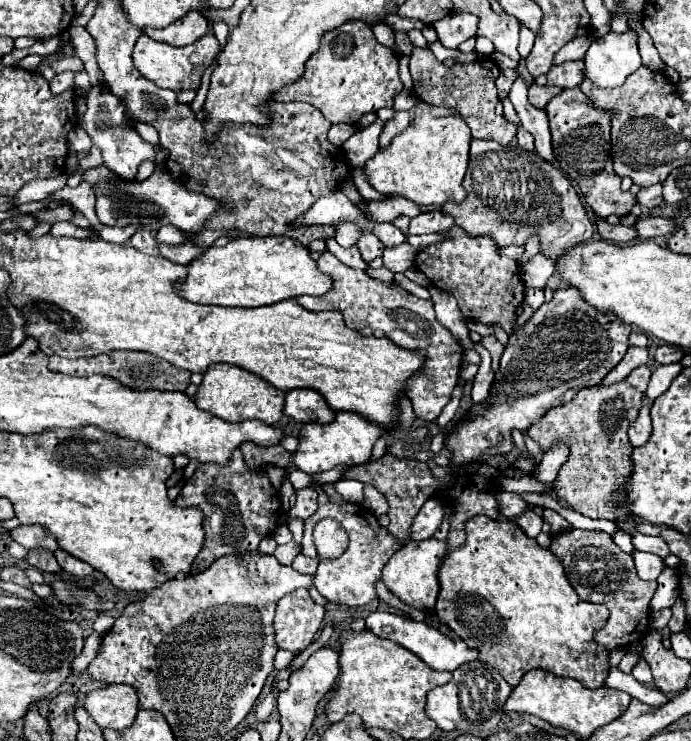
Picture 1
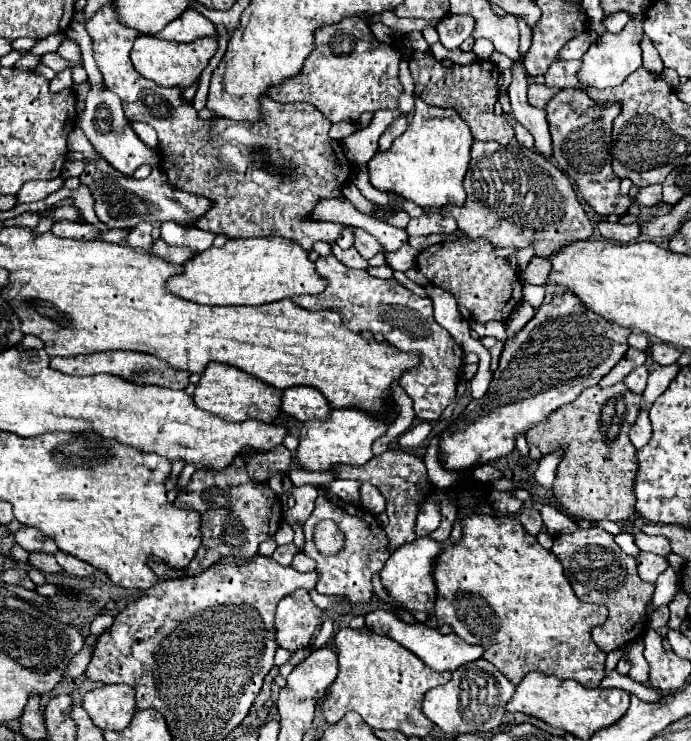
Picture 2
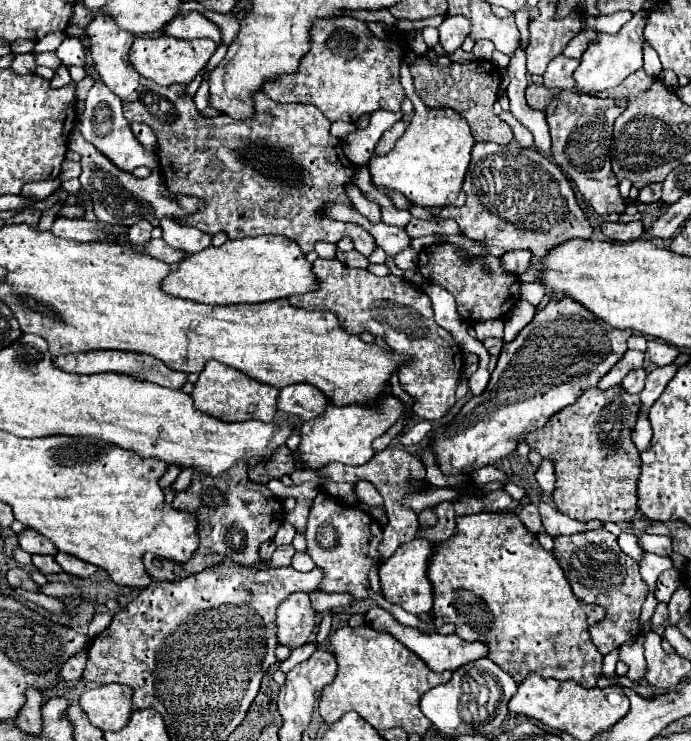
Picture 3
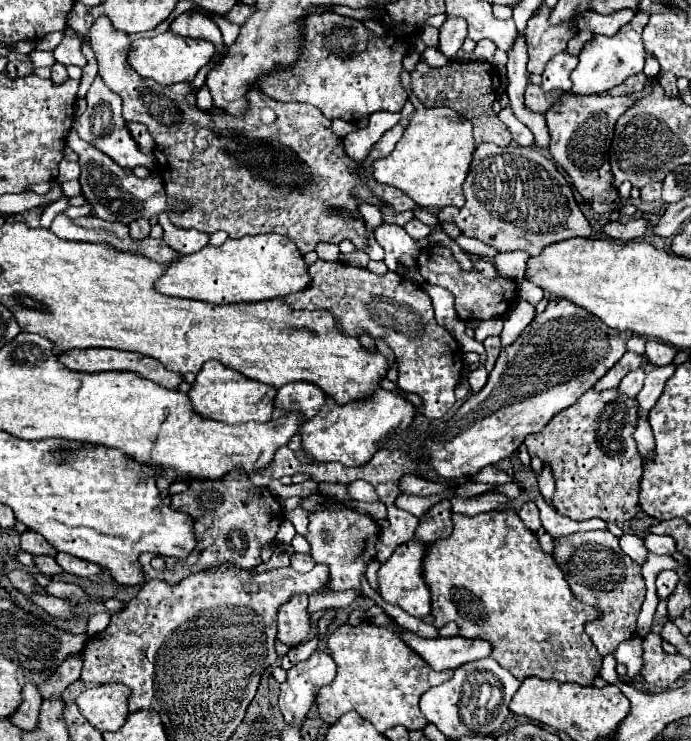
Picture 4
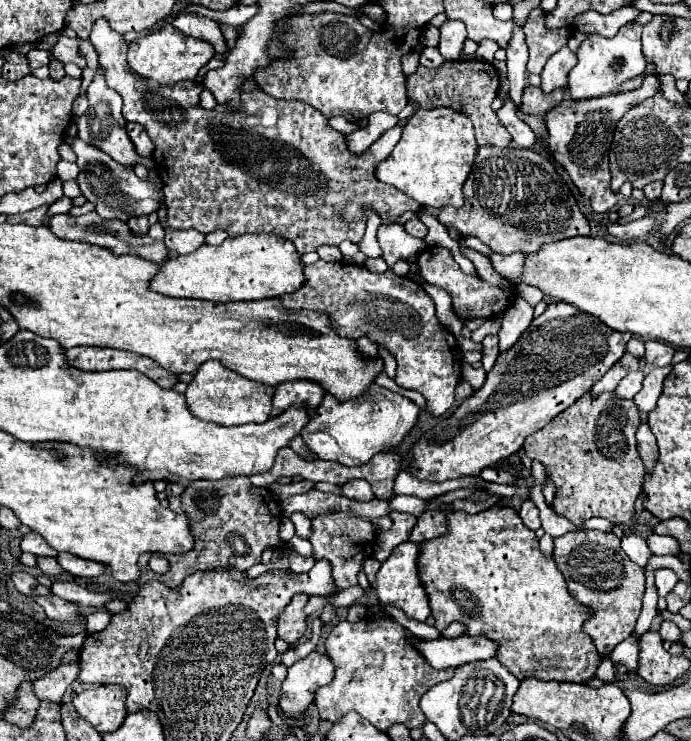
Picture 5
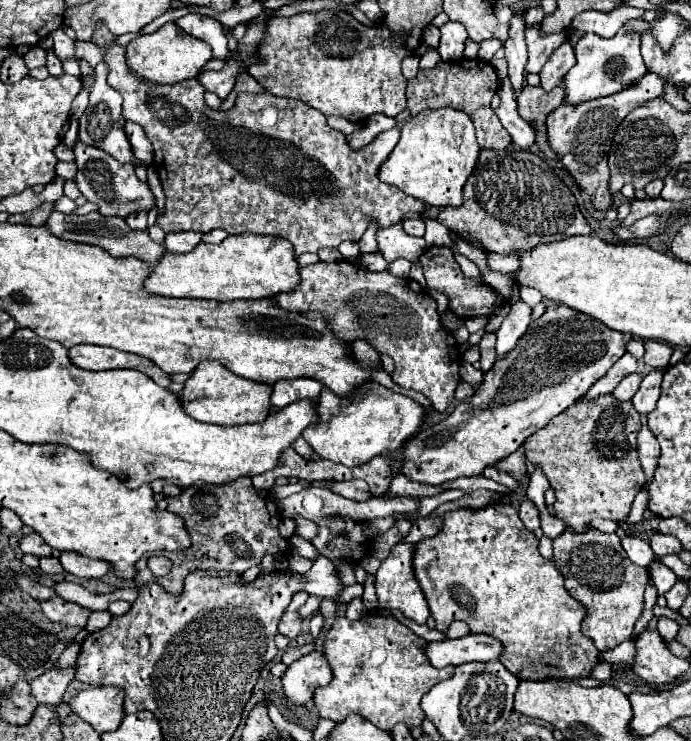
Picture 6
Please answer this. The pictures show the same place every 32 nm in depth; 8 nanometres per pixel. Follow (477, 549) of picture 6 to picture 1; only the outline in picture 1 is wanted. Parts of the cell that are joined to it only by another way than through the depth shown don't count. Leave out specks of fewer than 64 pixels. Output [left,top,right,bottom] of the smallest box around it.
[436,516,610,688]

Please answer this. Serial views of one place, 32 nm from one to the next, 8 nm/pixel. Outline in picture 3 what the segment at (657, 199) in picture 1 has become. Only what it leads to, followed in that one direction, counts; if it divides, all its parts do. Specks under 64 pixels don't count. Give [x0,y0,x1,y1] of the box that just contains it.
[638,184,660,204]

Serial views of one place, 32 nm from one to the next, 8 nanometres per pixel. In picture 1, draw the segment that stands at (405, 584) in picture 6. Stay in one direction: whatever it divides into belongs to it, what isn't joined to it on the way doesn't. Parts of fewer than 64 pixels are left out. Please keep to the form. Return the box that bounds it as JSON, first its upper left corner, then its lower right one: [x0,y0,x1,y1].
[382,538,448,610]

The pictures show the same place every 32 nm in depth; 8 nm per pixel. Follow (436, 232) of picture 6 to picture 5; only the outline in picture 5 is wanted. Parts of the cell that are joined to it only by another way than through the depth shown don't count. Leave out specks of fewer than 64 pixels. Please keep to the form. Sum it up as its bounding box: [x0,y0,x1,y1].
[416,208,460,254]

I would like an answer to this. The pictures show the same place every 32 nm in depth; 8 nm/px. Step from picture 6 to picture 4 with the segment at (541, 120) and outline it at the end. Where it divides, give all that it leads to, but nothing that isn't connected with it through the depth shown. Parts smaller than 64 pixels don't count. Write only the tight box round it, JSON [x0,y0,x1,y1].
[526,84,562,112]

